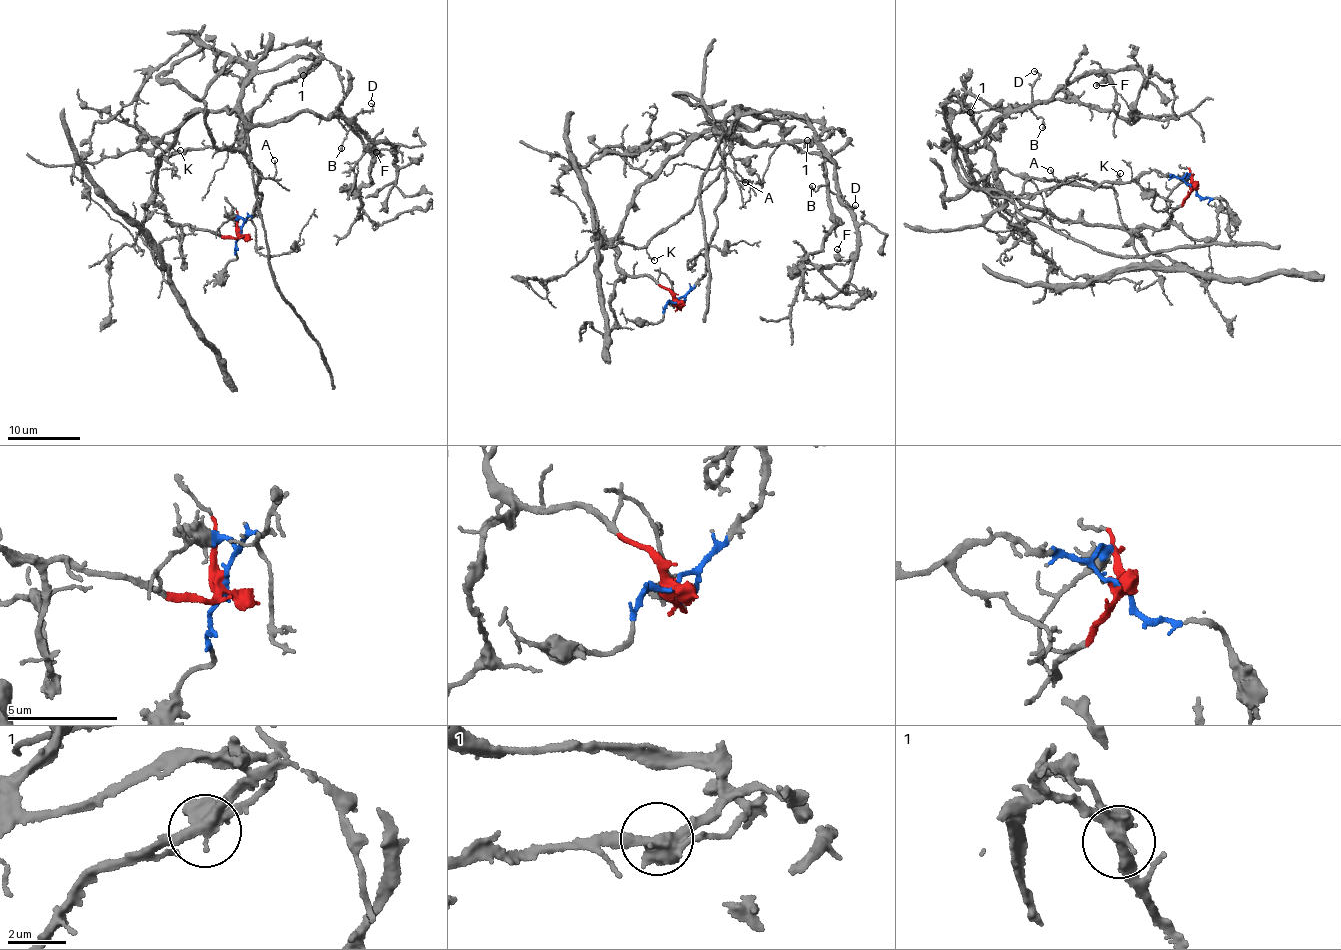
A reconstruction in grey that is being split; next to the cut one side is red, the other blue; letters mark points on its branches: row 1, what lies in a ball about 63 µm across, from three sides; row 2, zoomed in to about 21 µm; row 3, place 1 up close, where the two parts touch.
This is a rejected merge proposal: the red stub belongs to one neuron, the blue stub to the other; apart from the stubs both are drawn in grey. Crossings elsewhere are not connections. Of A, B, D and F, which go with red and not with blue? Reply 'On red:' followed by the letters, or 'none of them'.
On red: F

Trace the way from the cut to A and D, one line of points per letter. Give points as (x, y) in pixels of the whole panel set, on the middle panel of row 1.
A: (676, 301), (705, 273), (705, 255), (716, 227), (715, 205), (724, 189), (724, 167), (738, 180), (744, 181)
D: (676, 301), (705, 273), (719, 141), (833, 127), (849, 140), (826, 188), (854, 205)

